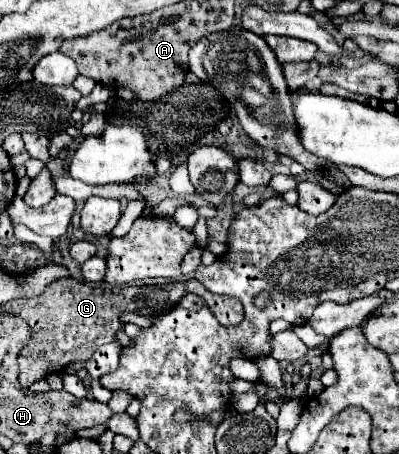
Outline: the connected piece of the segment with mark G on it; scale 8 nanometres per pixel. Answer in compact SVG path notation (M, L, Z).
M70 277L54 281L40 297L34 297L32 301L20 301L20 317L32 329L32 339L20 353L20 385L30 387L34 381L40 381L50 373L60 373L74 361L86 361L100 345L114 341L114 333L122 329L122 325L118 325L118 311L134 311L154 317L172 309L174 303L178 303L178 299L186 293L201 296L224 326L235 326L244 319L244 309L238 299L213 294L196 279L120 289L108 285L90 285Z

